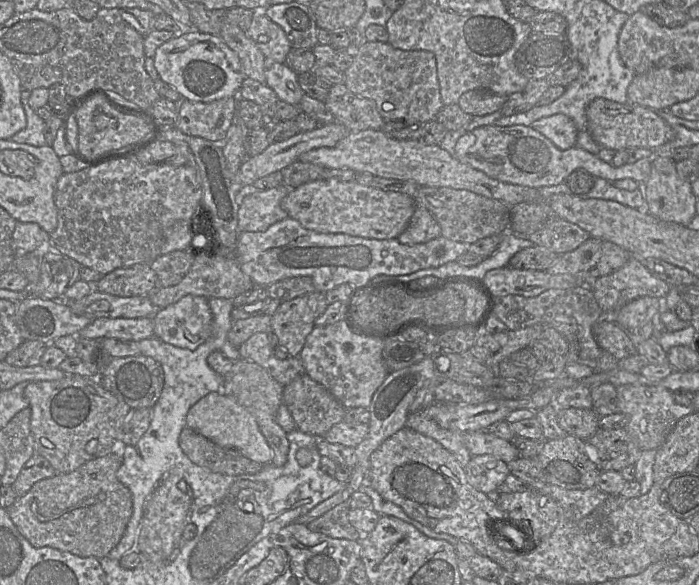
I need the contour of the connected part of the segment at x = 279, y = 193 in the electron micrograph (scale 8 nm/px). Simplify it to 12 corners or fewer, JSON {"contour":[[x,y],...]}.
{"contour":[[246,187],[239,232],[264,232],[288,217],[281,202],[290,188]]}

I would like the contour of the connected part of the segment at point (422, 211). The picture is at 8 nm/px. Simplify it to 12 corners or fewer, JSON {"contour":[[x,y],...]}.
{"contour":[[417,206],[399,243],[414,245],[441,236],[433,215]]}

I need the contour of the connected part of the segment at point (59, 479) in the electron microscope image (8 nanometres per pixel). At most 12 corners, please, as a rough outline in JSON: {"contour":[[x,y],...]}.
{"contour":[[112,449],[8,508],[33,547],[106,557],[133,513]]}

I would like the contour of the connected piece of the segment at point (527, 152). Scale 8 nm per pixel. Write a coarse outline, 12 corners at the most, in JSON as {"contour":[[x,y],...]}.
{"contour":[[525,125],[462,135],[456,159],[533,188],[575,169],[642,185],[651,158],[615,167],[578,146],[556,147]]}

